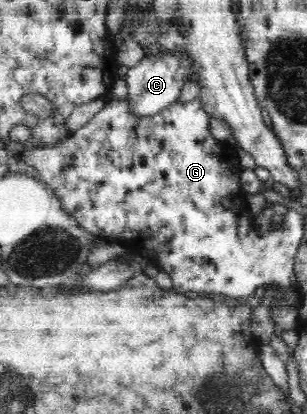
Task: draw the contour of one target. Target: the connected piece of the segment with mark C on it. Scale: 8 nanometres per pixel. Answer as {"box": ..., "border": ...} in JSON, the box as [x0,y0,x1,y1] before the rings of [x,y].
{"box":[124,50,190,119],"border":[[[154,50],[152,54],[145,55],[134,67],[129,68],[124,76],[131,113],[139,119],[150,119],[152,115],[168,109],[179,99],[180,91],[184,87],[184,75],[190,66],[189,59],[185,59],[181,53],[164,55]]]}

